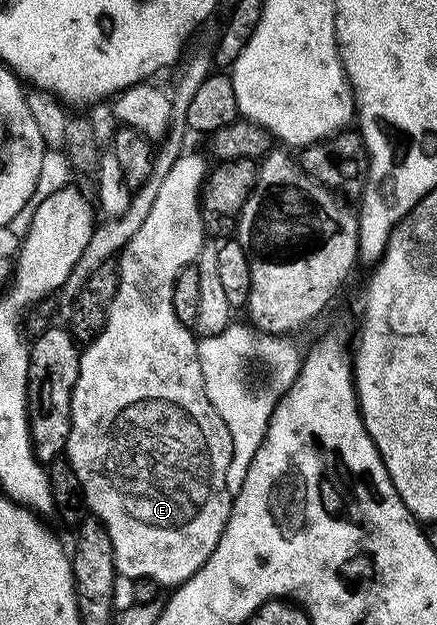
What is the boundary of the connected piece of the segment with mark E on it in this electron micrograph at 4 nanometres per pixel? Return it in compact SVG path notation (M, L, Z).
M183 154L168 170L166 177L160 182L160 190L156 193L156 202L152 202L152 211L140 226L140 231L132 237L132 242L117 257L118 289L116 298L112 298L112 306L108 310L108 318L102 333L95 340L85 345L80 355L80 370L76 378L76 386L72 390L72 430L68 434L68 442L64 453L70 461L72 470L76 470L76 478L80 478L83 501L98 520L108 530L108 538L112 538L112 550L116 554L116 566L119 576L130 576L135 580L155 580L163 589L170 590L183 584L216 550L216 542L220 542L220 534L224 534L226 523L230 517L232 494L228 490L228 462L232 462L234 439L220 414L216 414L216 406L208 398L204 390L204 374L200 370L198 357L198 340L195 333L187 325L176 318L176 306L172 306L174 283L180 270L191 267L202 253L202 245L207 243L208 233L202 225L202 189L208 175L208 163L202 156Z

